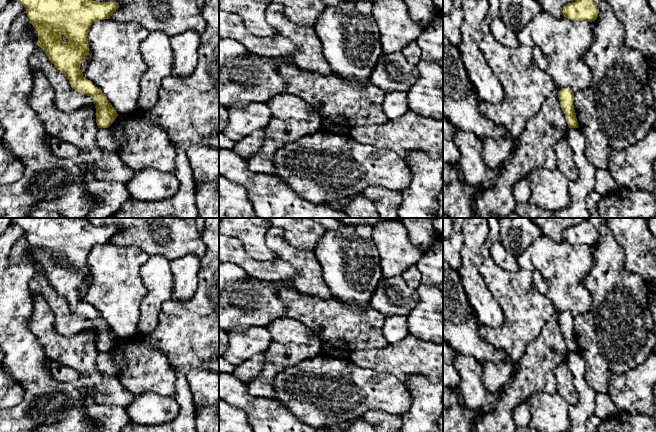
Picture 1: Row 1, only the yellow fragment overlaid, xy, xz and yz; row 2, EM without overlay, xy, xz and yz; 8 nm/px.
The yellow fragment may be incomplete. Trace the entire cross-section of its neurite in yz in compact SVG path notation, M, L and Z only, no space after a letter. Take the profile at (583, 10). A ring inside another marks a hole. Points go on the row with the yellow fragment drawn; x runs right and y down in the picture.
M577 0L566 4L562 13L565 18L572 21L595 21L599 14L599 9L593 0Z

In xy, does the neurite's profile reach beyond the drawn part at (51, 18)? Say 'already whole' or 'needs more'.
already whole

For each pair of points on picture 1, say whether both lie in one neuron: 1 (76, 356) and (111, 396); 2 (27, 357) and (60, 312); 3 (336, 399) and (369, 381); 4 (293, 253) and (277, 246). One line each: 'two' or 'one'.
1: one
2: two
3: one
4: one

